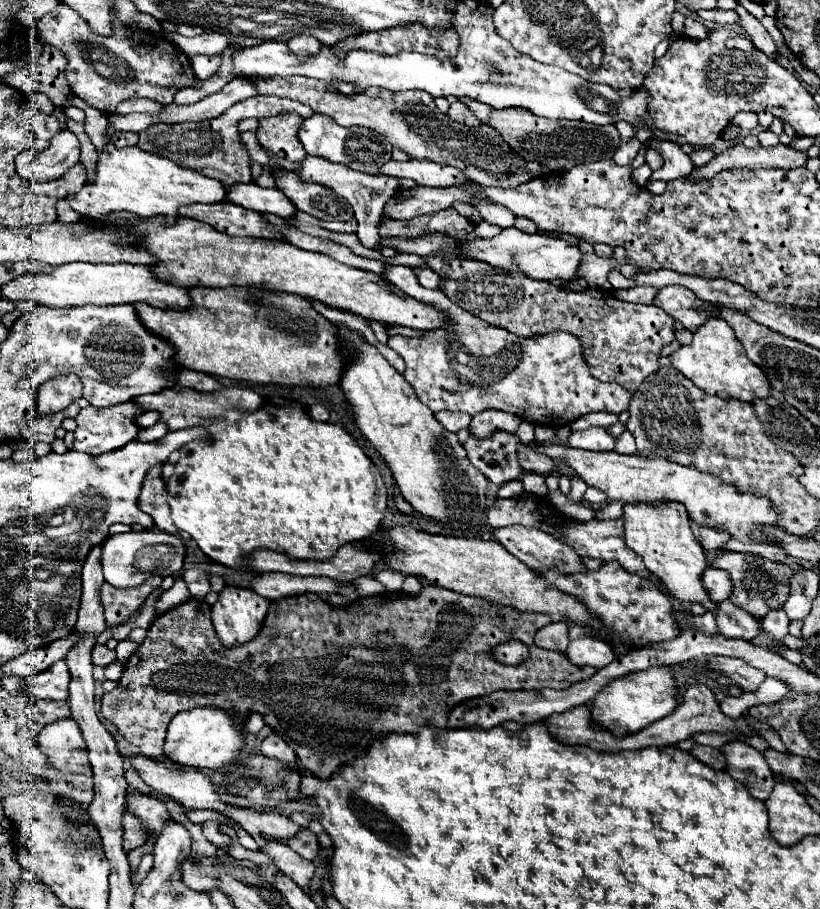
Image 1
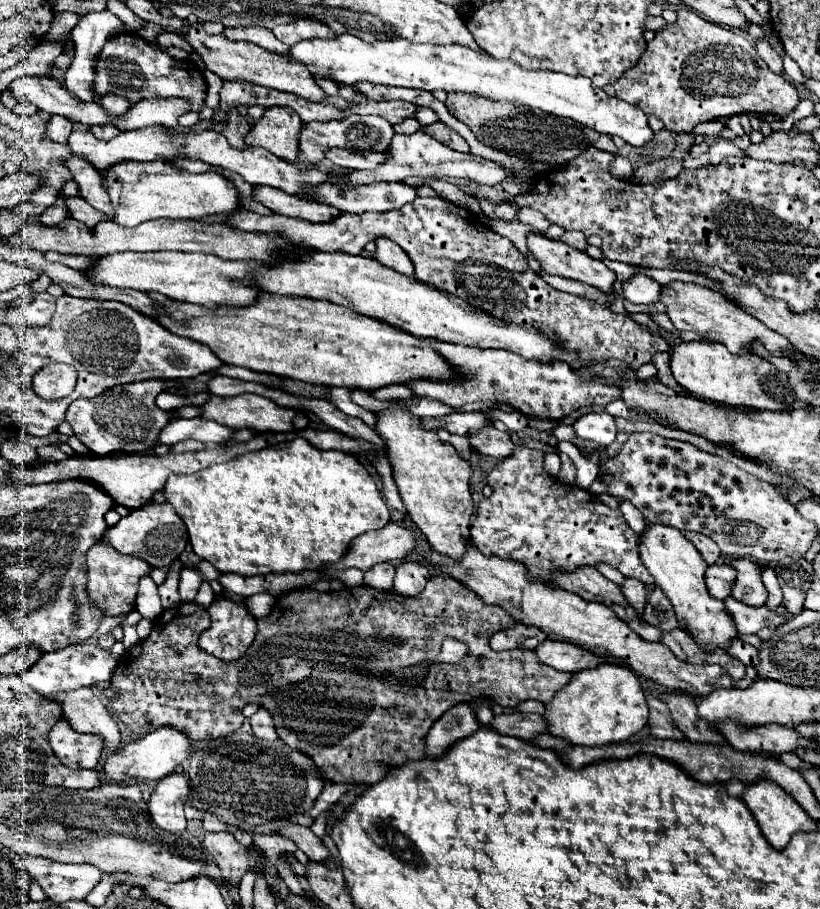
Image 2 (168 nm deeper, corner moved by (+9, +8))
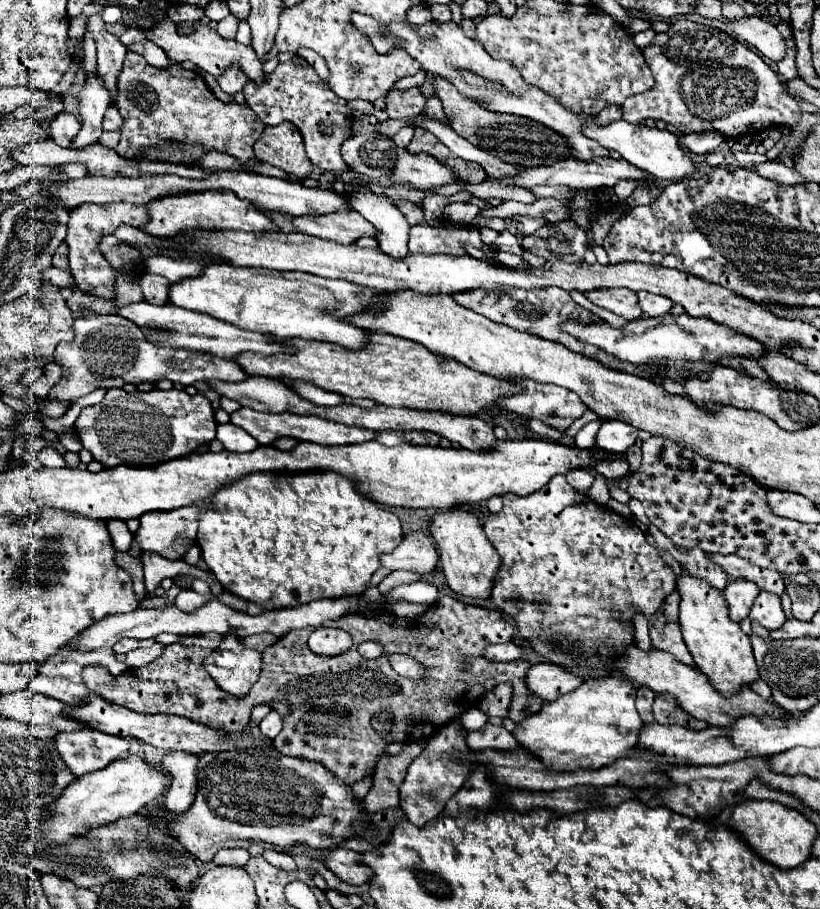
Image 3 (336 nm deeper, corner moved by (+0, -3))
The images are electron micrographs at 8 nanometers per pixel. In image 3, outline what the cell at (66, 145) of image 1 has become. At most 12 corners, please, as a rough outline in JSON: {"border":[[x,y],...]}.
{"border":[[59,113],[49,131],[55,143],[69,147],[81,123],[71,113]]}

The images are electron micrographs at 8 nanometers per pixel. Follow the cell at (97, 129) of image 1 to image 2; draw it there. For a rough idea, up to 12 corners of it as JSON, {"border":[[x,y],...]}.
{"border":[[84,156],[66,160],[82,198],[108,218],[104,180]]}

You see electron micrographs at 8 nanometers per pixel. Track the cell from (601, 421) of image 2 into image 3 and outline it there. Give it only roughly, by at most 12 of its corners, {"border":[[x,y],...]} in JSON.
{"border":[[601,421],[597,447],[625,453],[639,429],[623,421]]}

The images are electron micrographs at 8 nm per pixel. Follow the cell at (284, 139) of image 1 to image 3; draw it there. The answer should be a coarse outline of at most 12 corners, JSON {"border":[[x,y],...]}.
{"border":[[287,121],[265,127],[255,157],[307,179],[313,163]]}

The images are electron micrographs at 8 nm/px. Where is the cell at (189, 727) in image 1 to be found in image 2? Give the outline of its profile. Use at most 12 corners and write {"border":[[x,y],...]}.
{"border":[[160,726],[104,762],[116,784],[160,780],[194,752],[178,728]]}

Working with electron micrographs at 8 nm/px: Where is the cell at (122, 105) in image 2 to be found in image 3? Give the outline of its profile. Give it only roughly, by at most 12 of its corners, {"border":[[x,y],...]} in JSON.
{"border":[[117,107],[105,111],[103,129],[117,131],[123,125],[123,117]]}

